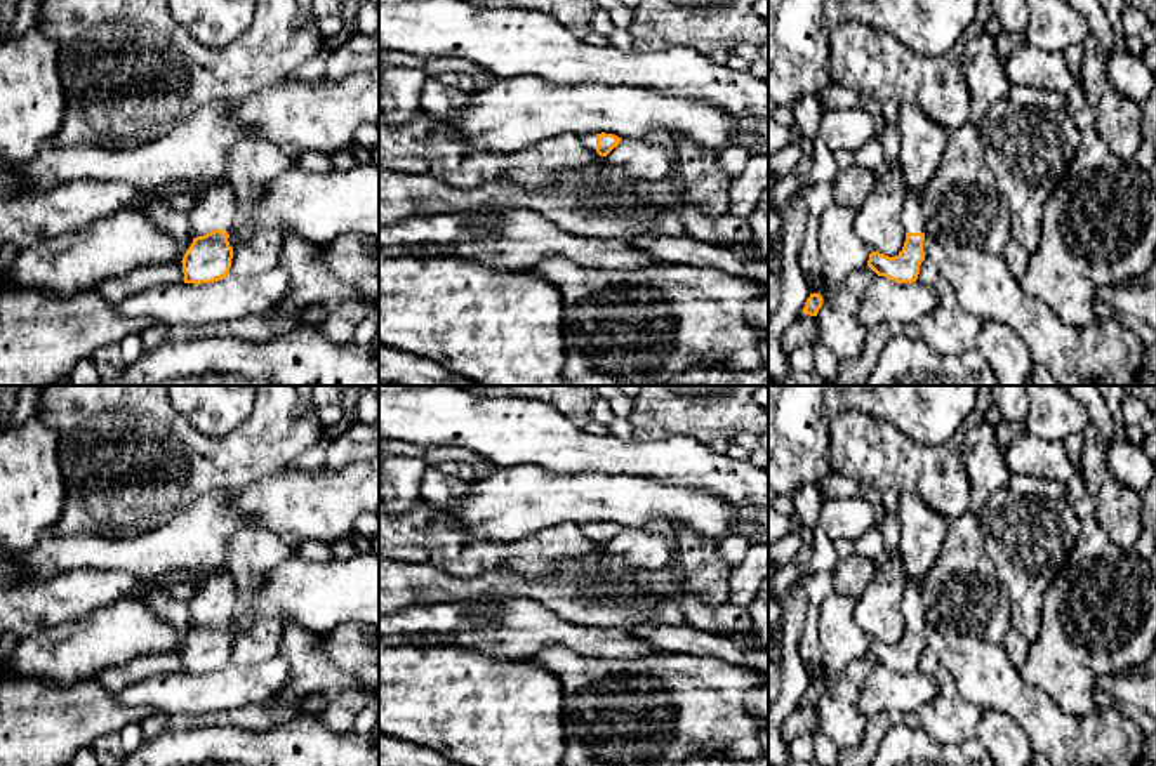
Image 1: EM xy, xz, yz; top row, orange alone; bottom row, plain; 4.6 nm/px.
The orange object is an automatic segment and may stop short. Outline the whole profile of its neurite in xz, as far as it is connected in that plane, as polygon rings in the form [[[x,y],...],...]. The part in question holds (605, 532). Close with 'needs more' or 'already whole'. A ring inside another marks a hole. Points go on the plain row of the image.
[[[586,523],[582,525],[582,532],[588,538],[595,540],[600,545],[607,545],[614,537],[619,535],[621,526],[614,523]]] | needs more

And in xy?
[[[229,573],[209,577],[189,603],[193,632],[183,646],[184,672],[214,672],[229,664],[229,620],[236,604],[236,582]]] | needs more

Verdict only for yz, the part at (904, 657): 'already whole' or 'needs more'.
needs more

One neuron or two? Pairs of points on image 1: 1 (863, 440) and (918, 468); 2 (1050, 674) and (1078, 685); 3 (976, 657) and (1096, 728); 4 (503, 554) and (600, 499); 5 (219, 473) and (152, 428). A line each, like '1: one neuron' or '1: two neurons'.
1: one neuron
2: one neuron
3: one neuron
4: two neurons
5: one neuron

